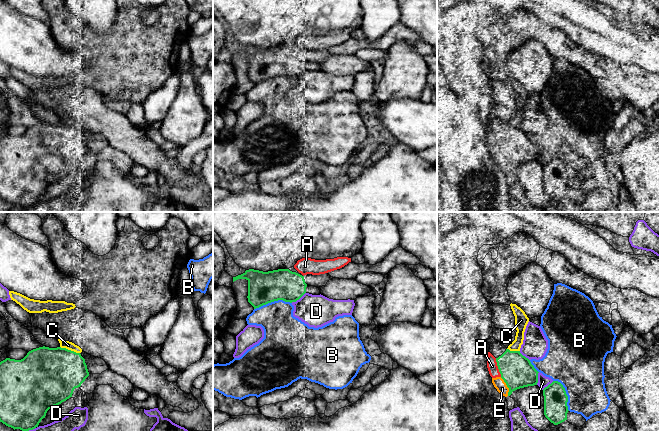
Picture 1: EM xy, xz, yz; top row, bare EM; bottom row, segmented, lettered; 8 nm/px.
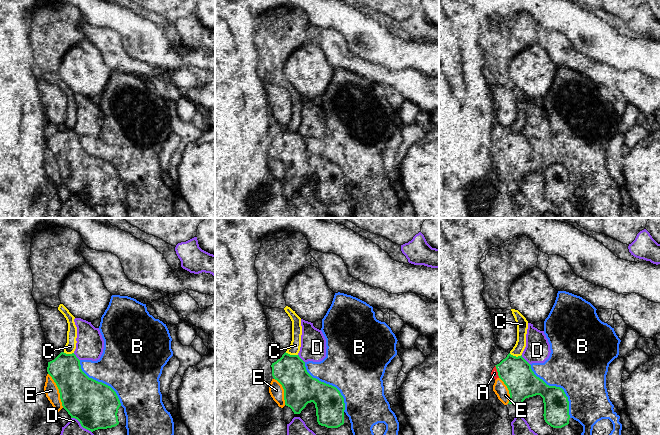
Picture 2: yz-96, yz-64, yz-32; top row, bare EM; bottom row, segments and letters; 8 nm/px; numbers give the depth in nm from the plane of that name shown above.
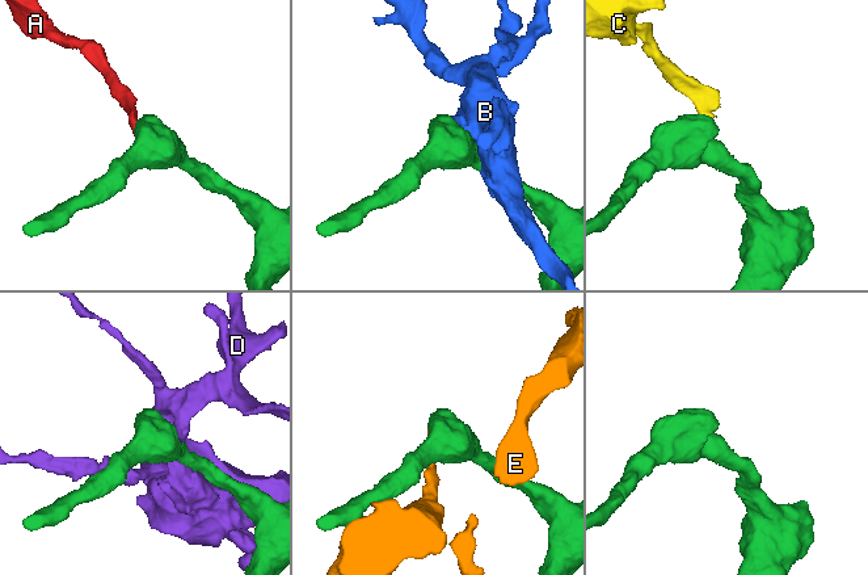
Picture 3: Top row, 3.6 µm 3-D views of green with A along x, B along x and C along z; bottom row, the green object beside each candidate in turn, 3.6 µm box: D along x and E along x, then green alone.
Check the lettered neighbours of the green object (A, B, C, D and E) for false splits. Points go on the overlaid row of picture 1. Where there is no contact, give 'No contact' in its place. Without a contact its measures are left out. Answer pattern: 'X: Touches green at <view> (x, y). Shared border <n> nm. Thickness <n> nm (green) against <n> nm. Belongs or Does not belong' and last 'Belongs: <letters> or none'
A: Touches green at yz (498, 367). Shared border 160 nm. Thickness 260 nm (green) against 80 nm. Does not belong
B: Touches green at xz (272, 301). Shared border 300 nm. Thickness 260 nm (green) against 300 nm. Does not belong
C: Touches green at xy (70, 350). Shared border 170 nm. Thickness 440 nm (green) against 70 nm. Does not belong
D: Touches green at xz (298, 299). Shared border 150 nm. Thickness 260 nm (green) against 260 nm. Does not belong
E: Touches green at yz (507, 386). Shared border 170 nm. Thickness 260 nm (green) against 90 nm. Does not belong
Belongs: none

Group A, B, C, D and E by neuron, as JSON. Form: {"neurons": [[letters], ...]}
{"neurons": [["A", "E"], ["B"], ["C"], ["D"]]}

